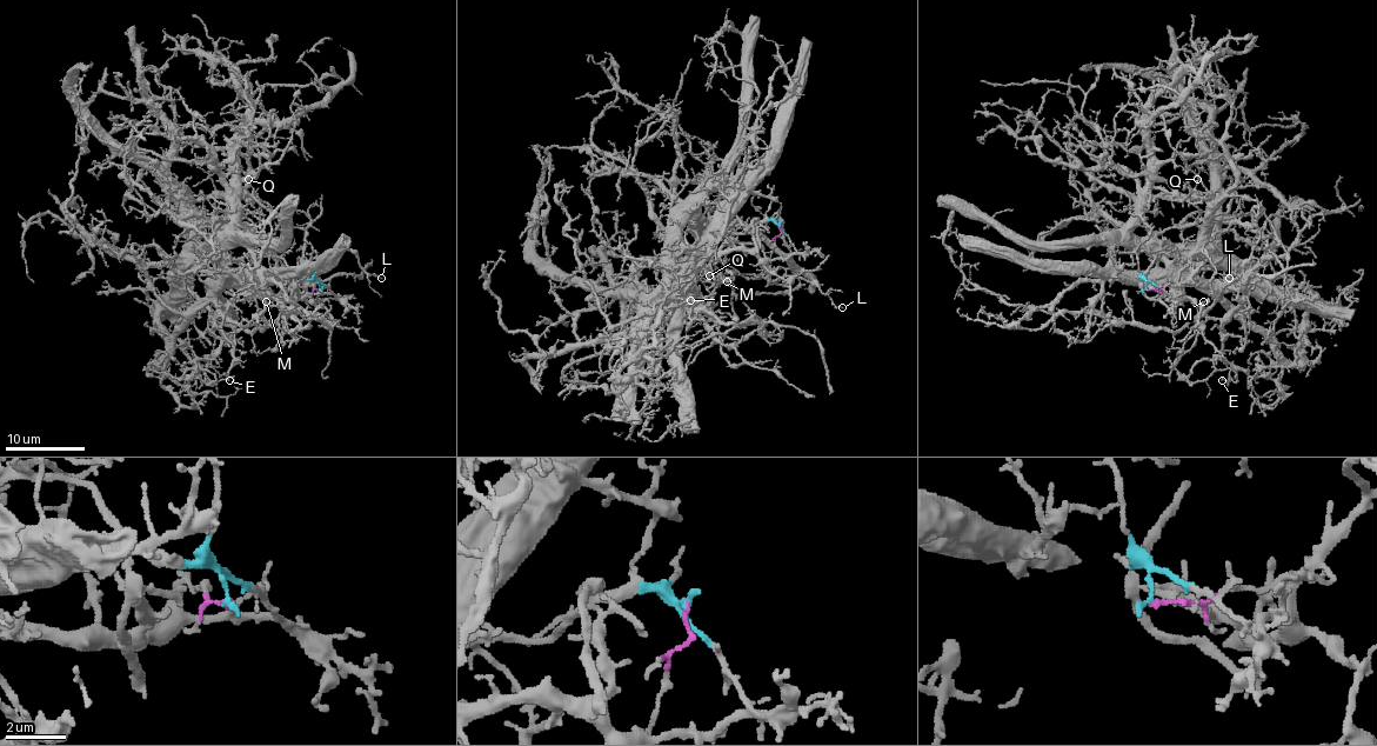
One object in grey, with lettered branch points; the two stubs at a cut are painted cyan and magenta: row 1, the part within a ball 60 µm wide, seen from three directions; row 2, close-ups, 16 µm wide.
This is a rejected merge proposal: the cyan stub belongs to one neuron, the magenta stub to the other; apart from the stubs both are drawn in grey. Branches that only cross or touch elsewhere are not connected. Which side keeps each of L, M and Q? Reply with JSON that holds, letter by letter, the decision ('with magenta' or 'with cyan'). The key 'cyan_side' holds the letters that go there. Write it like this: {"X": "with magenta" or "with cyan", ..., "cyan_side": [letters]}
{"L": "with magenta", "M": "with magenta", "Q": "with cyan", "cyan_side": ["Q"]}

